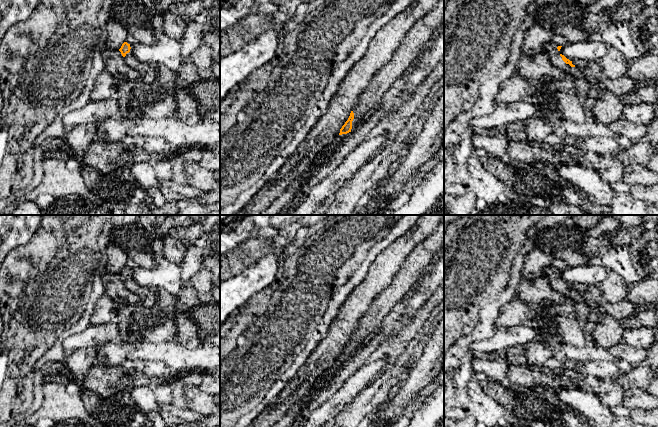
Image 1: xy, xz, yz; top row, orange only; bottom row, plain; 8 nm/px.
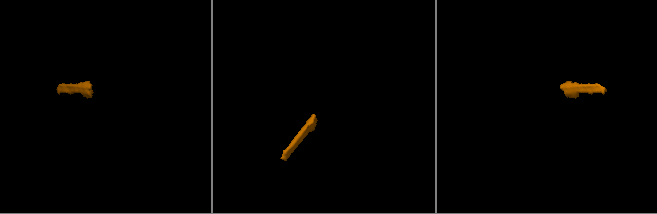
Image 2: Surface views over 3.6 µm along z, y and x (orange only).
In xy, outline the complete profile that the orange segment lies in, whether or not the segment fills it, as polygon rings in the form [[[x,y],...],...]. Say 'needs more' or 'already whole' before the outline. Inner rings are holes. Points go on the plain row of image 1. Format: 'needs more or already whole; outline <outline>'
needs more; outline [[[124,266],[119,273],[122,280],[124,281],[125,287],[141,298],[142,303],[146,307],[156,306],[157,303],[157,294],[156,291],[153,291],[149,288],[144,288],[141,285],[137,284],[132,276],[133,270]]]

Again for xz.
needs more; outline [[[444,218],[438,227],[415,246],[391,284],[373,301],[360,319],[339,359],[347,358],[359,349],[362,341],[379,330],[392,311],[417,283],[424,269],[444,250]]]

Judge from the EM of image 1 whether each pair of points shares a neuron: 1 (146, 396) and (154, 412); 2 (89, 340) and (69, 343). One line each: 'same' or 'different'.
1: same
2: same

